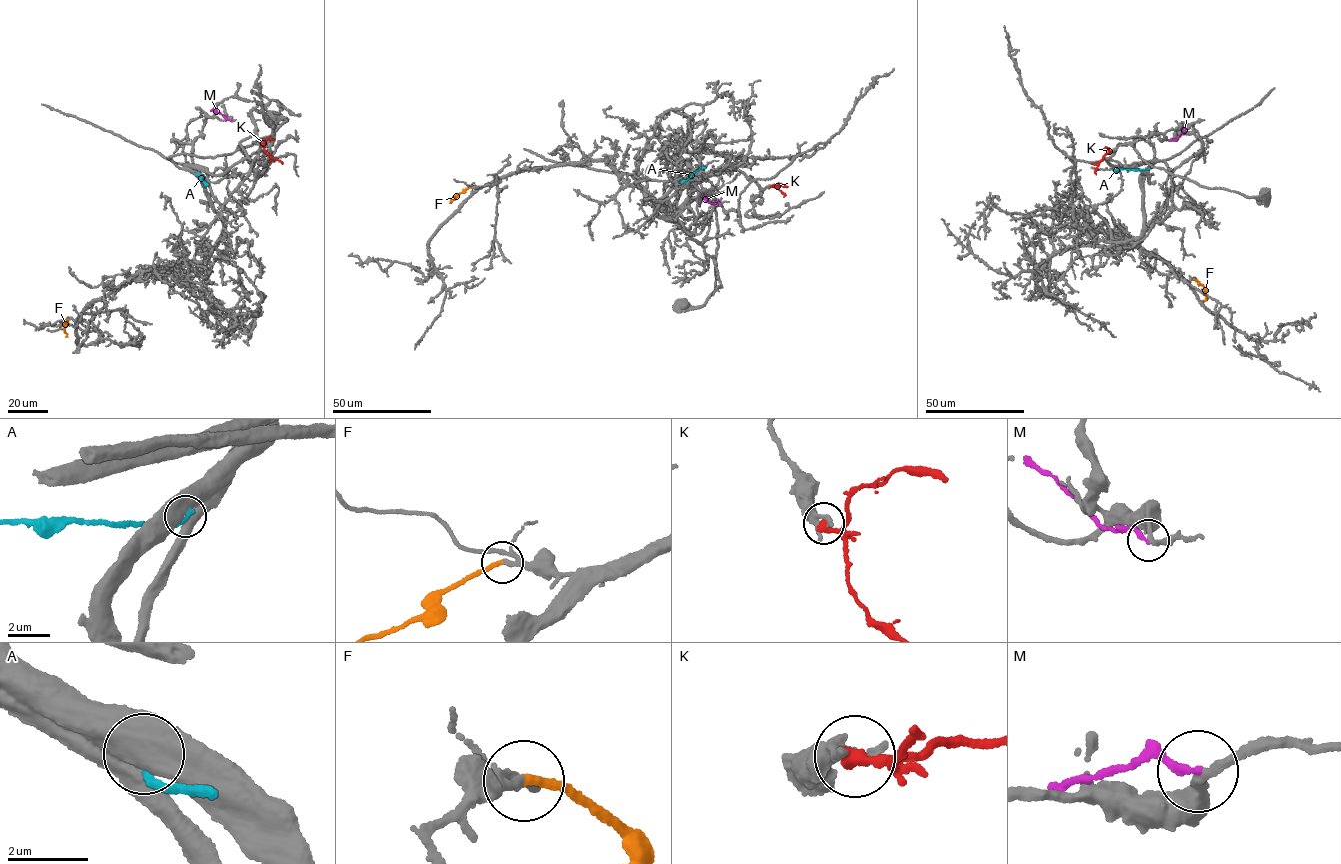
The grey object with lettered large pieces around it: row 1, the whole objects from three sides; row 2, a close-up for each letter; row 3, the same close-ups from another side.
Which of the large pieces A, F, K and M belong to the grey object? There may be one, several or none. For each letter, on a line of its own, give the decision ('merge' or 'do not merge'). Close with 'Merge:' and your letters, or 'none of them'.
A: do not merge
F: merge
K: do not merge
M: do not merge
Merge: F

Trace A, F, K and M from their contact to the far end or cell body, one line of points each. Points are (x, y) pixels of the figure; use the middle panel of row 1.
A: (680, 182), (706, 167)
F: (471, 186), (452, 200)
K: (771, 186), (778, 188), (784, 196)
M: (721, 203), (706, 201), (704, 195)

